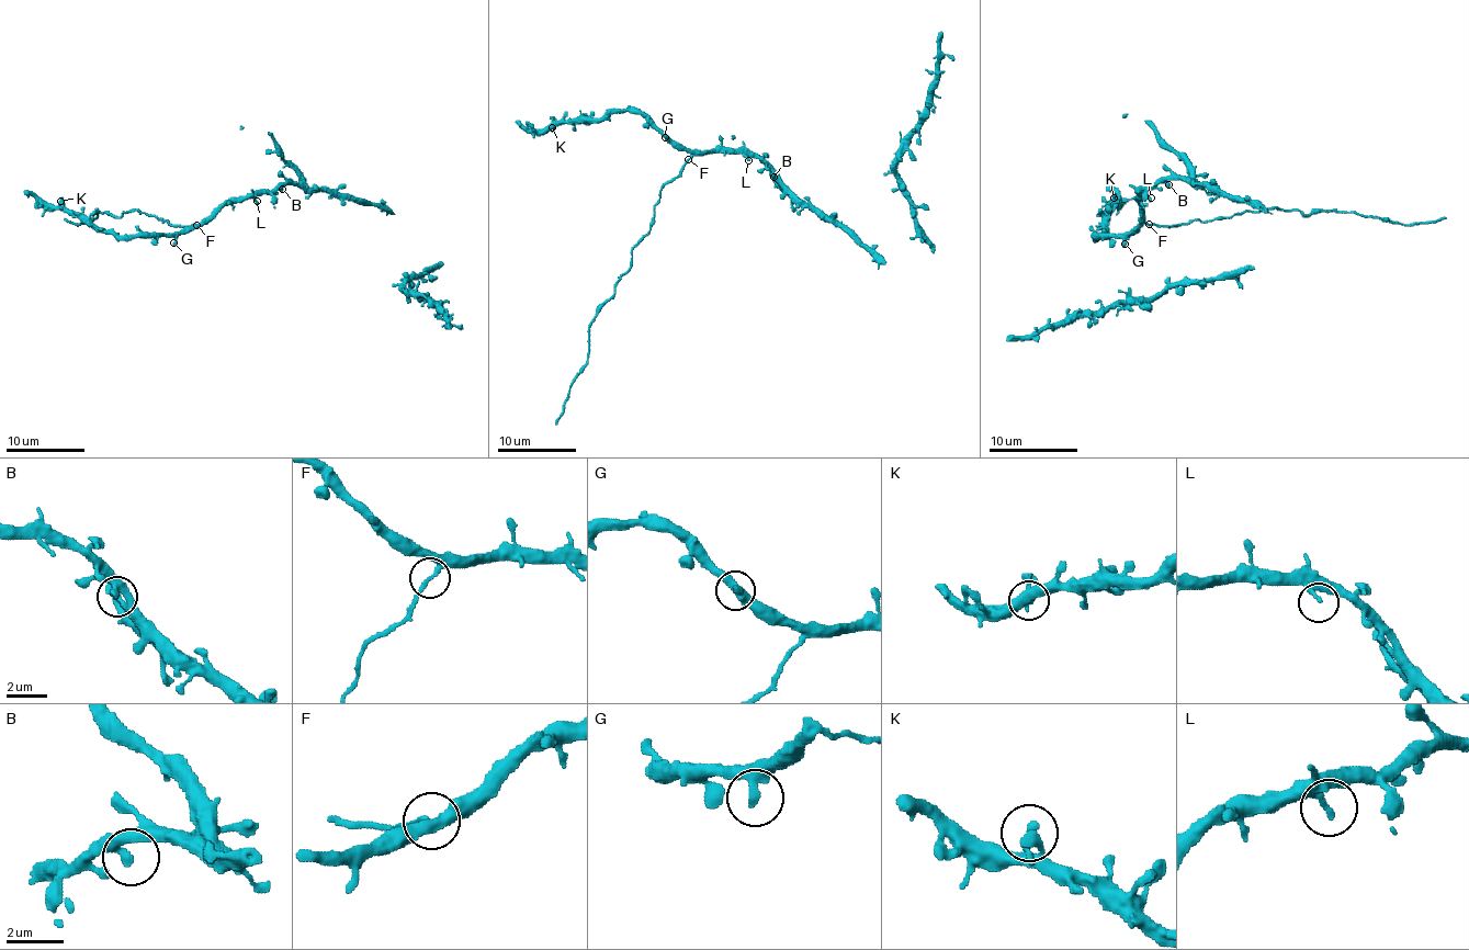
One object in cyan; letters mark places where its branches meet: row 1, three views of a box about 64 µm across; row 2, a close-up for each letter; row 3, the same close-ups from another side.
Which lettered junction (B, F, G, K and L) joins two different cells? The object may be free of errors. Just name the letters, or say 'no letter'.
F

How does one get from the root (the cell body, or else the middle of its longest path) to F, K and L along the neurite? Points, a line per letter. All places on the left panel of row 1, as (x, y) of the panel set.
F: (296, 184), (278, 184), (268, 193), (230, 199), (198, 224)
K: (296, 184), (230, 199), (198, 224), (171, 234), (114, 236), (94, 230), (60, 201)
L: (296, 184), (278, 184), (268, 193), (257, 193), (257, 201)

